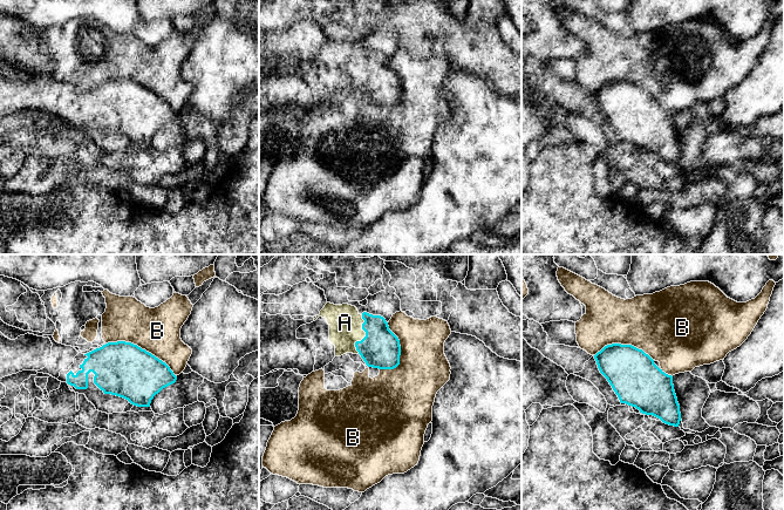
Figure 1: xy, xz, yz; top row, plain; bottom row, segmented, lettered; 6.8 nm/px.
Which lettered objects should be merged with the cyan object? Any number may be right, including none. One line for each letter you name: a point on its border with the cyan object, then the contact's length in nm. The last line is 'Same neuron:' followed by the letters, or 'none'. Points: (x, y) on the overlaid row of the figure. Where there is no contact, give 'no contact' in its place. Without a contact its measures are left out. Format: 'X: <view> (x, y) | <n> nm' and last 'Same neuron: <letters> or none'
A: xz (366, 335) | 260 nm
Same neuron: A

